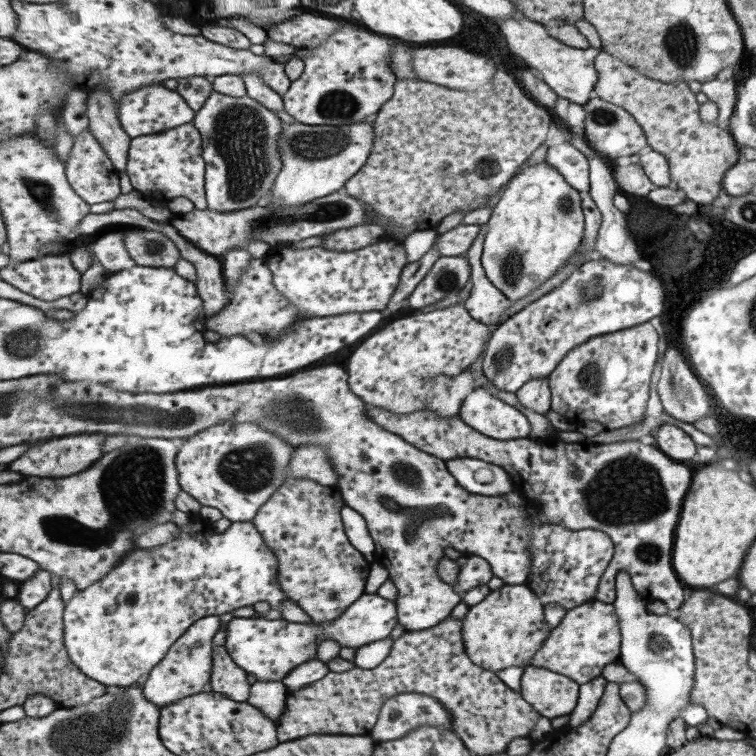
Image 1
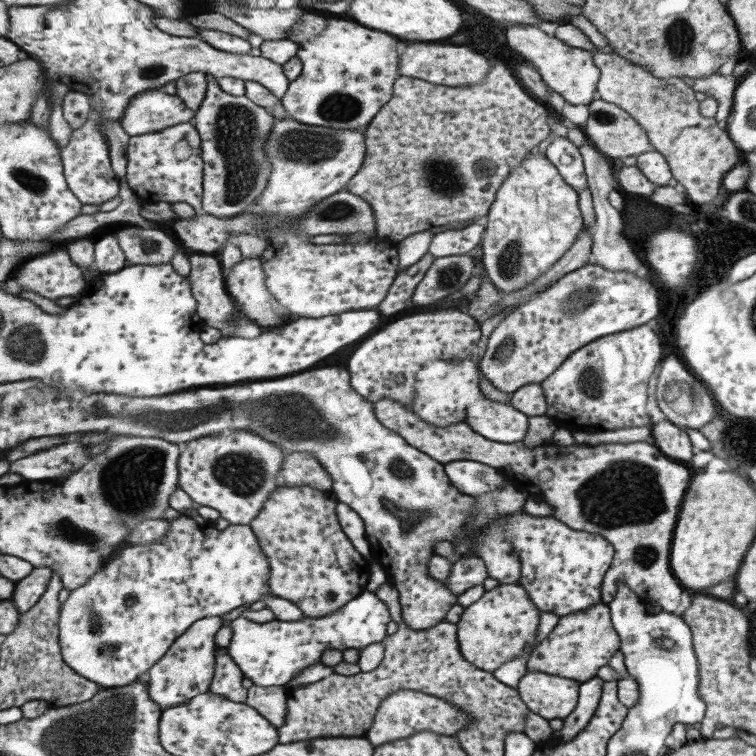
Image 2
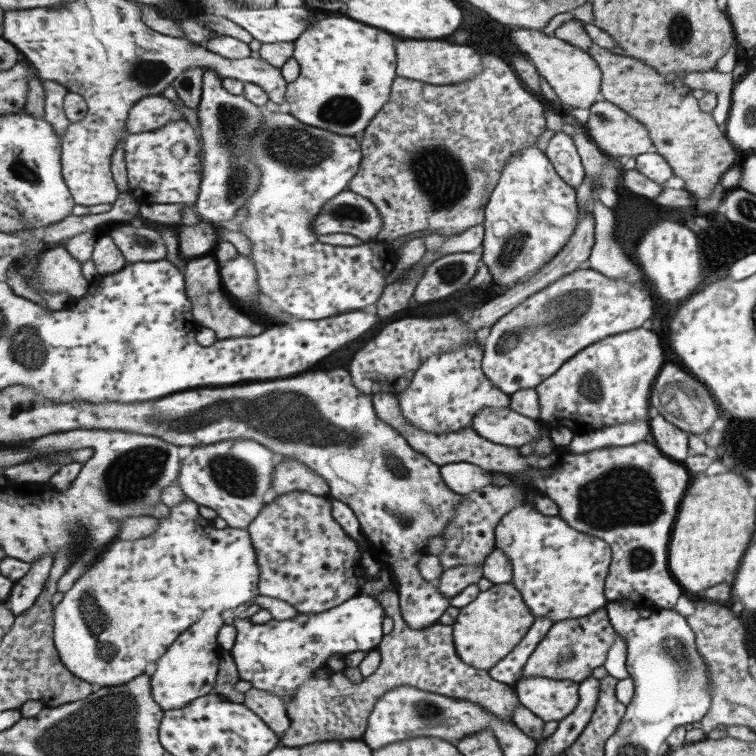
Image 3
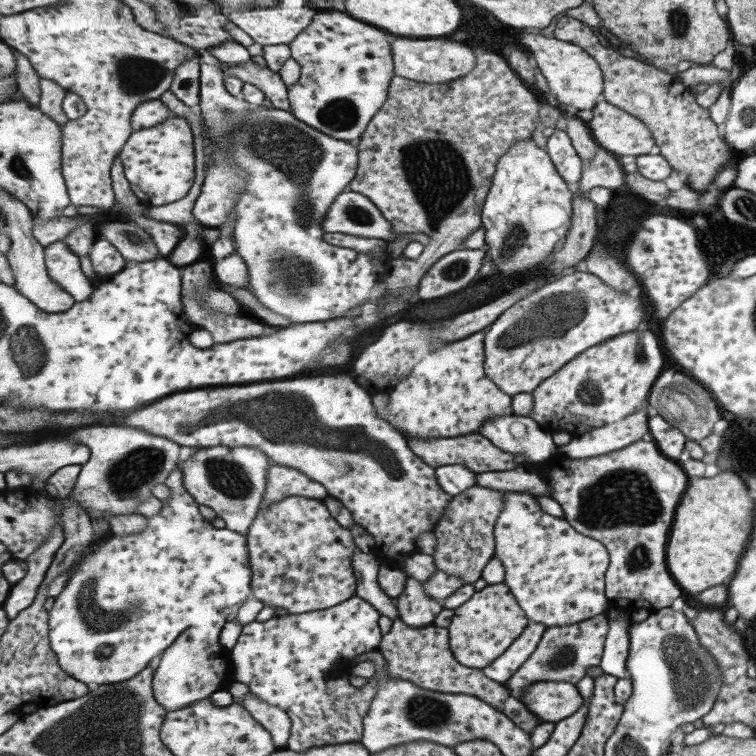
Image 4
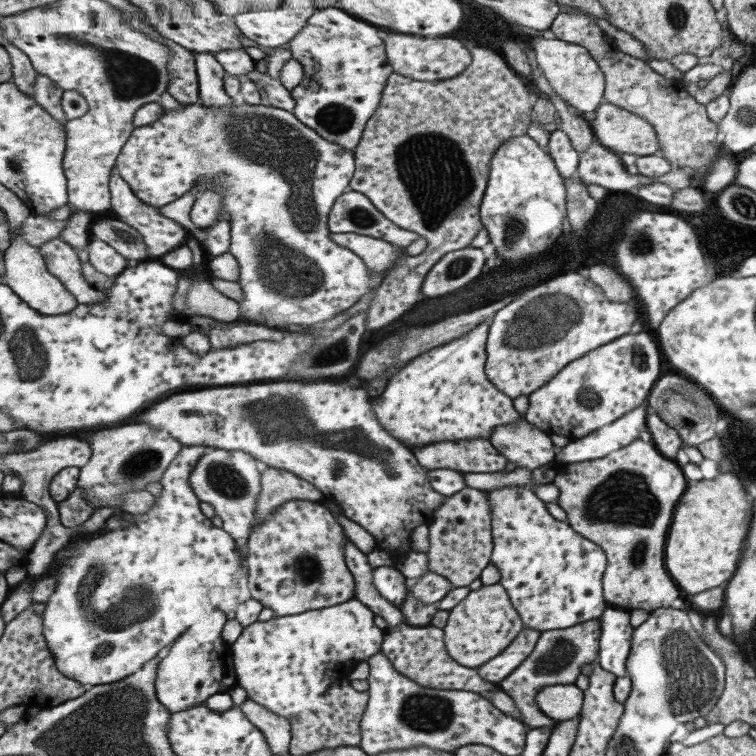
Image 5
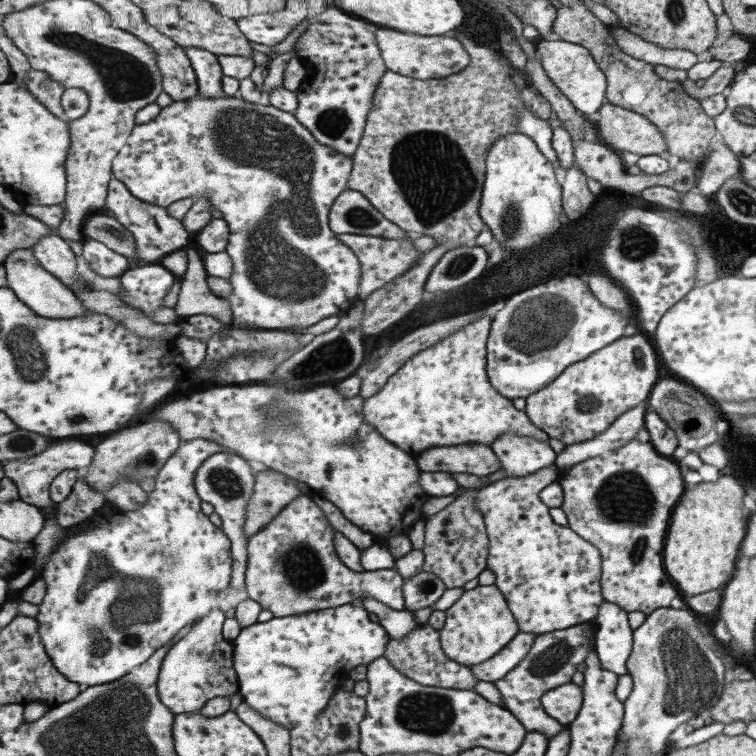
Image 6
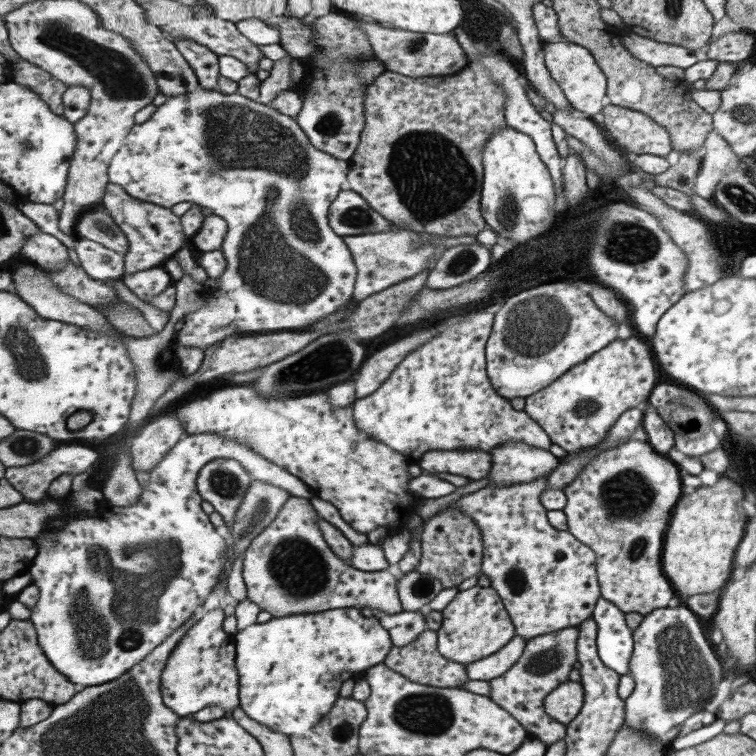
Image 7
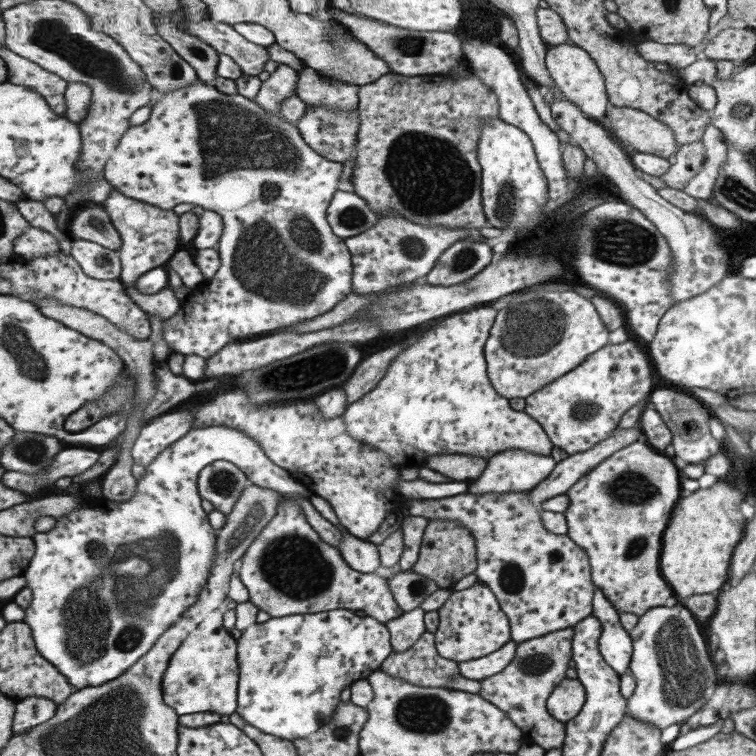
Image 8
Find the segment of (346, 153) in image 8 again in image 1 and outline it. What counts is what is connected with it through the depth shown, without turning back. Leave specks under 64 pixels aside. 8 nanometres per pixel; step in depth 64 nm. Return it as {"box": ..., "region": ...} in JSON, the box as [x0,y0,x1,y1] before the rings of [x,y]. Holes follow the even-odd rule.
{"box":[283,23,398,126],"region":[[[351,23],[339,27],[333,31],[325,43],[319,48],[307,50],[305,58],[305,70],[301,78],[292,83],[291,88],[283,95],[285,98],[285,111],[299,123],[317,126],[345,126],[347,124],[359,124],[368,119],[374,119],[388,100],[393,98],[398,81],[396,72],[393,71],[391,58],[398,39],[383,36],[369,31],[357,23]]]}

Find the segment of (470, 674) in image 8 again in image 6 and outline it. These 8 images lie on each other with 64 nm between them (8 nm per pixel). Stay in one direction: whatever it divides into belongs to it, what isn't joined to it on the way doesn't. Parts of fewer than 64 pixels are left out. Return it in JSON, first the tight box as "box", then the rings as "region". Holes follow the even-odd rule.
{"box":[472,632,537,681],"region":[[[520,632],[503,651],[499,651],[492,659],[472,667],[478,680],[495,681],[504,679],[532,650],[537,635]]]}

